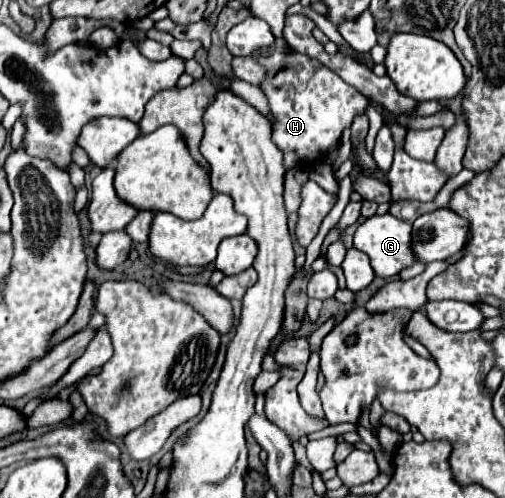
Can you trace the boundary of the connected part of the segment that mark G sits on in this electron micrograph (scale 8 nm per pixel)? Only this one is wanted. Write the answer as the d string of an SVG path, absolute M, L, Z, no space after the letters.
M390 213L368 217L354 233L354 247L370 257L372 269L378 277L394 277L402 269L416 263L416 255L412 251L412 225L402 219L396 219Z

